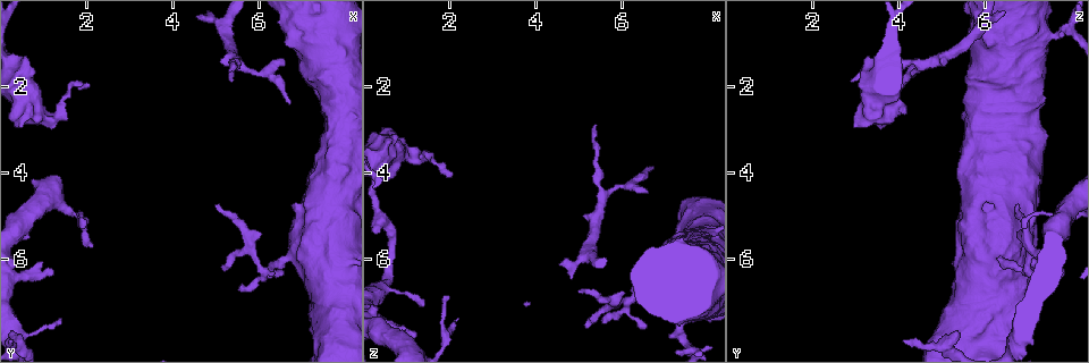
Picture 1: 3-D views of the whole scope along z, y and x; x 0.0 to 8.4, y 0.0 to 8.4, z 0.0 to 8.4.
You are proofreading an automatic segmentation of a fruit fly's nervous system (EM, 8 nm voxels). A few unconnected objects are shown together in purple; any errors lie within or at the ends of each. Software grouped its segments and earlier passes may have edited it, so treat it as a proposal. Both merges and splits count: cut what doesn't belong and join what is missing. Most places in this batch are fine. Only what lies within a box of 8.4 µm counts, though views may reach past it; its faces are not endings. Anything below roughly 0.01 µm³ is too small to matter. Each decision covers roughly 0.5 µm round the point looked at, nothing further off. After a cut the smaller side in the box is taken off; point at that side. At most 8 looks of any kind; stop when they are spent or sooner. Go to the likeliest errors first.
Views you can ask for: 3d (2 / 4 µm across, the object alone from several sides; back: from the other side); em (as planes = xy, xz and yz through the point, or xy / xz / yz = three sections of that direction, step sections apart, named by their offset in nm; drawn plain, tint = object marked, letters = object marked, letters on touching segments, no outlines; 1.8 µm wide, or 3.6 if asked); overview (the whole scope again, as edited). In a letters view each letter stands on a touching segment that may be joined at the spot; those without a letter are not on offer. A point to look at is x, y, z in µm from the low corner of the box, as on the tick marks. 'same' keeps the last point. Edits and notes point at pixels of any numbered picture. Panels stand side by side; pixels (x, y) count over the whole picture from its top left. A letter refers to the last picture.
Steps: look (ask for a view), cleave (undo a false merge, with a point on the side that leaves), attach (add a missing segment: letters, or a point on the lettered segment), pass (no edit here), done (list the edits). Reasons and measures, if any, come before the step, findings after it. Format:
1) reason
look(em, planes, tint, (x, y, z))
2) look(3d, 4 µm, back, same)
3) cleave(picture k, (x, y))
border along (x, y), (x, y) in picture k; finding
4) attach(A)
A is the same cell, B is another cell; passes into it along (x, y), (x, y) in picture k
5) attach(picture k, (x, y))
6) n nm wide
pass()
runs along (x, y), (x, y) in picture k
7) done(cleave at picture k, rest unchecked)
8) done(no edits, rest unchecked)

an open end
look(3d, 2 µm, back, (5.30, 1.95, 2.90))

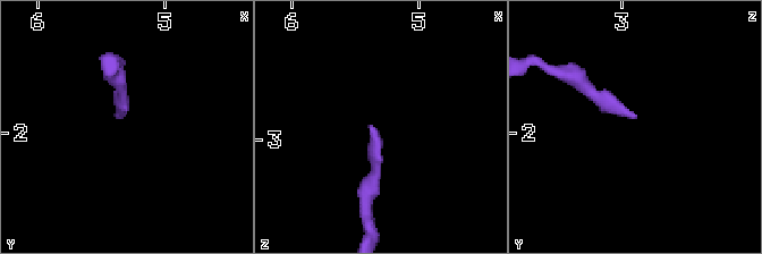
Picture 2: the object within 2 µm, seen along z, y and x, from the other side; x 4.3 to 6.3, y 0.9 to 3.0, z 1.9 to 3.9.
look(em, planes, tint, (5.36, 1.90, 2.92))

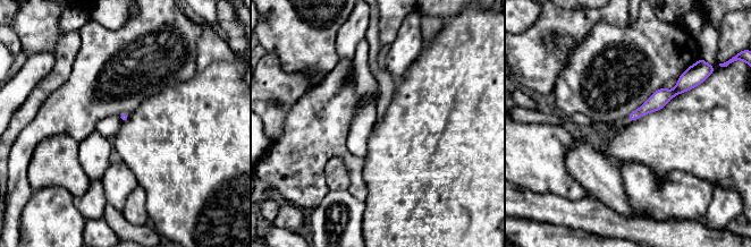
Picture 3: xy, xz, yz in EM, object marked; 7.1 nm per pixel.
what lies round it
look(em, planes, letters, same)

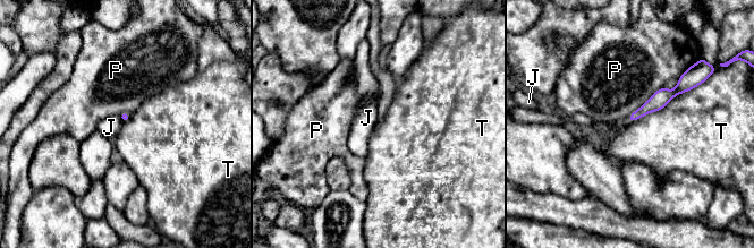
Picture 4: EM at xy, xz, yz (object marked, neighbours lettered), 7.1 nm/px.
pass()
J, P and T are other cells; border along (701, 83), (630, 122) in picture 4; none of them fits

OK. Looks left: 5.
look(em, planes, letters, (6.55, 1.40, 4.50))

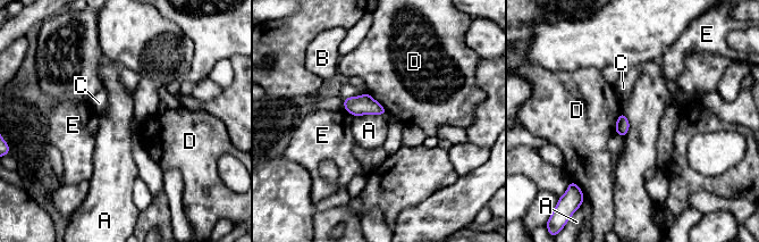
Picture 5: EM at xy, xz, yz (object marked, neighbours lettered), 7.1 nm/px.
100 nm wide
pass()
A, B, C, D and E are other cells; border along (386, 114), (354, 116) in picture 5; no lettered segment goes on from it

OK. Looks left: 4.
free end
look(em, yz, step 4, letters, (5.00, 4.75, 6.80))

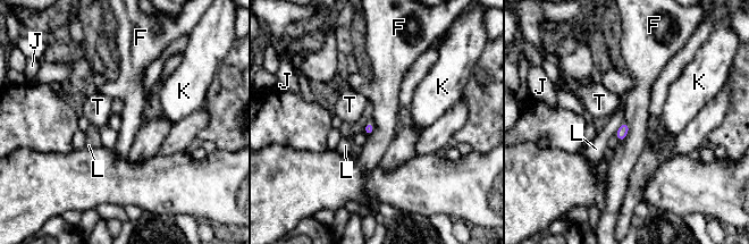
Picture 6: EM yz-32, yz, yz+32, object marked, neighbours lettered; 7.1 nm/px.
look(em, planes, letters, same)

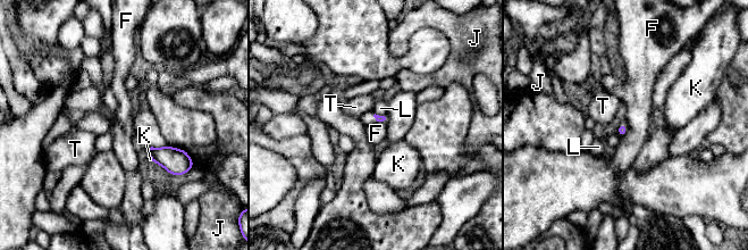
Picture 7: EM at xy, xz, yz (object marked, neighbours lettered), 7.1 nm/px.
pass()
F, J, K, L and T are other cells; border along (628, 126), (622, 138) in picture 7; no lettered segment goes on from it

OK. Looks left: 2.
sharp bend
look(3d, 2 µm, (6.10, 6.30, 7.00))

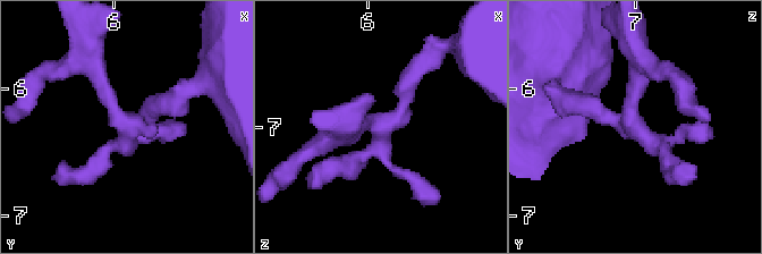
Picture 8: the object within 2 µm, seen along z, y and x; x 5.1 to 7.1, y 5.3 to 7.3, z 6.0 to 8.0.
look(em, 3.6 µm, planes, letters, (6.12, 6.26, 7.00))

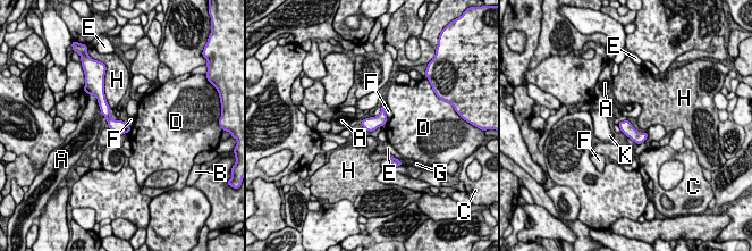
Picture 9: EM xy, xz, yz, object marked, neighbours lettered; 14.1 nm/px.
pass()
A, B, C, D, E, F, G, H and K are other cells; continuous, no second neuron

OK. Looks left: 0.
done(no edits, rest unchecked)

